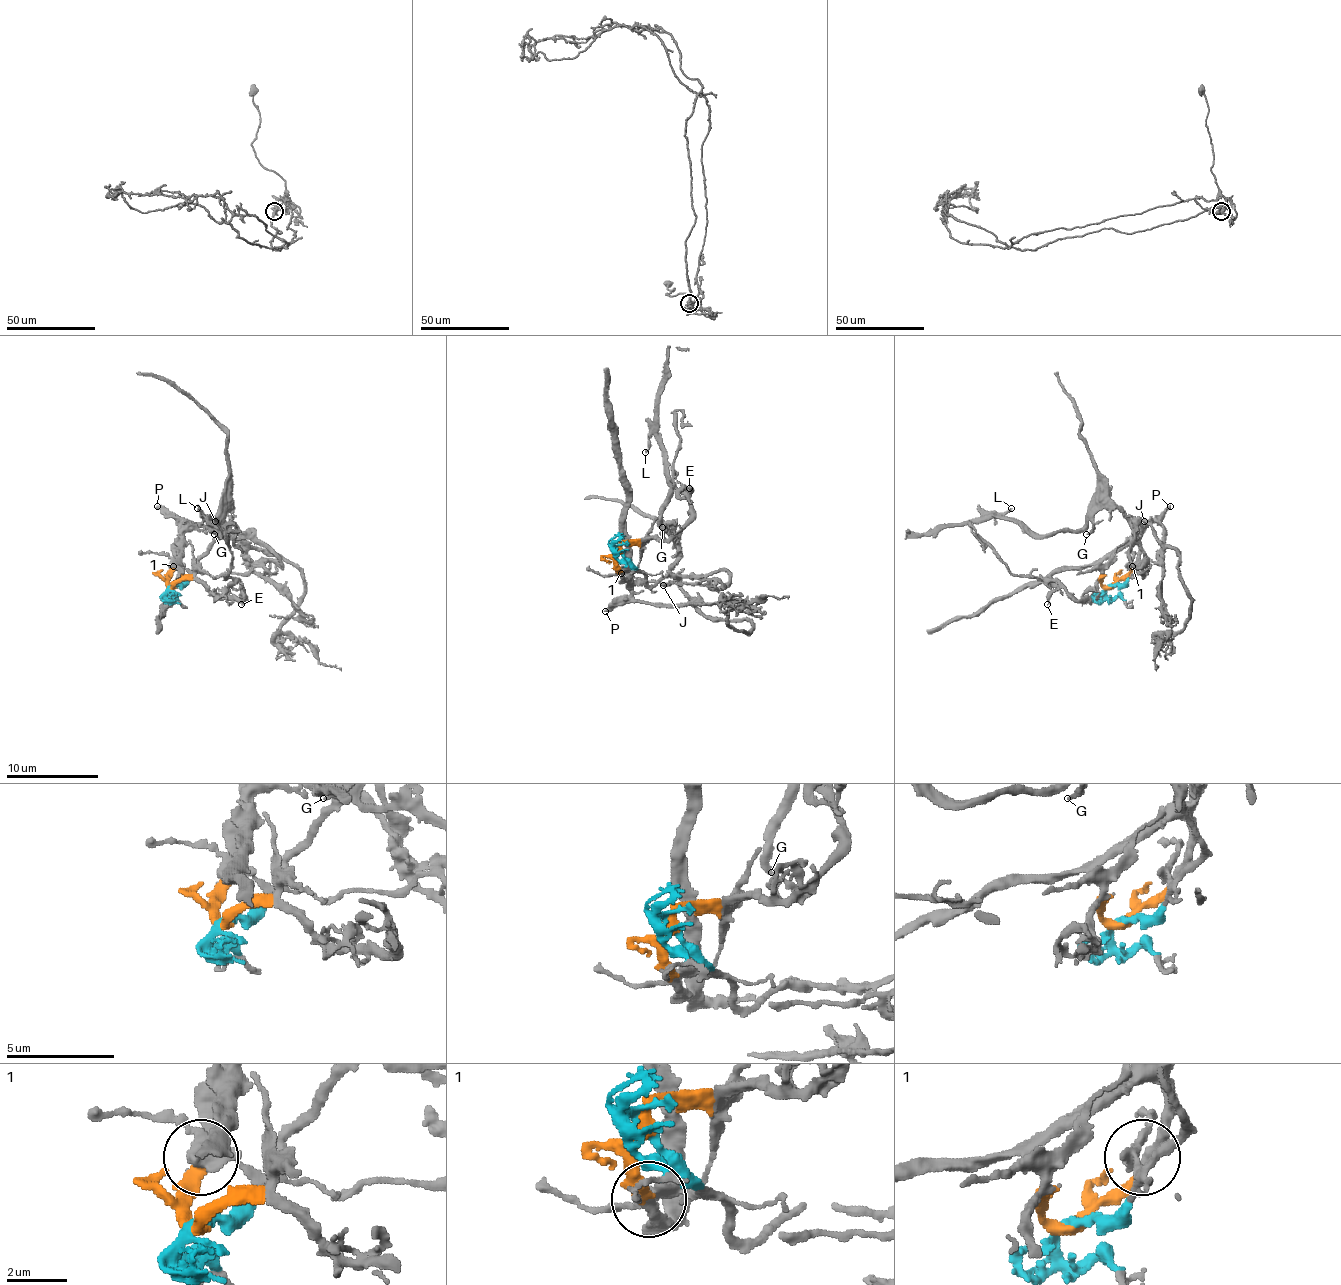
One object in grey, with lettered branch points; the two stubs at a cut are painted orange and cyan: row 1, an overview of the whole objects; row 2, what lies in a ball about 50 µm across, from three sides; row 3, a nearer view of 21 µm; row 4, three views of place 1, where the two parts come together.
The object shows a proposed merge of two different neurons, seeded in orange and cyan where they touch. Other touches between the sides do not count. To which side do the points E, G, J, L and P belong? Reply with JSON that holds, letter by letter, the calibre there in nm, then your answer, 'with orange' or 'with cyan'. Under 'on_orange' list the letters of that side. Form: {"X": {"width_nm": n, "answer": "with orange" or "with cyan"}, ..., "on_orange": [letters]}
{"E": {"width_nm": 180, "answer": "with orange"}, "G": {"width_nm": 130, "answer": "with cyan"}, "J": {"width_nm": 200, "answer": "with cyan"}, "L": {"width_nm": 150, "answer": "with cyan"}, "P": {"width_nm": 320, "answer": "with orange"}, "on_orange": ["E", "P"]}

